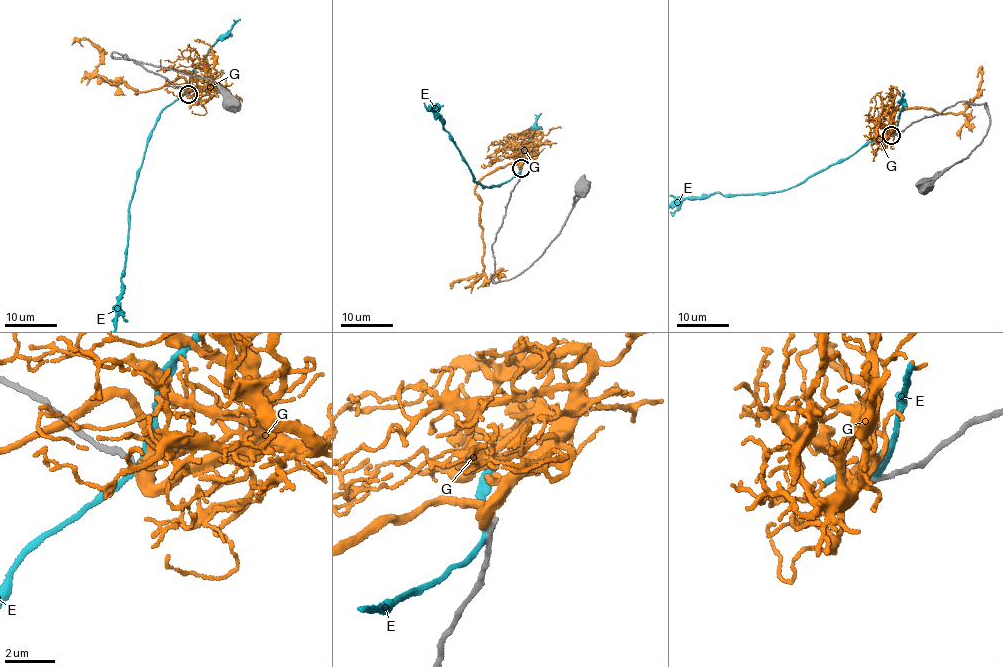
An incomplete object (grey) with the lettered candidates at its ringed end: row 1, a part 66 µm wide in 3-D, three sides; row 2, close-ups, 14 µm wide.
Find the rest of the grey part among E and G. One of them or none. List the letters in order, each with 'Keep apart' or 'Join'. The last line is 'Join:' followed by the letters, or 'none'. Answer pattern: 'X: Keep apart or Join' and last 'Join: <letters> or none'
E: Keep apart
G: Join
Join: G

